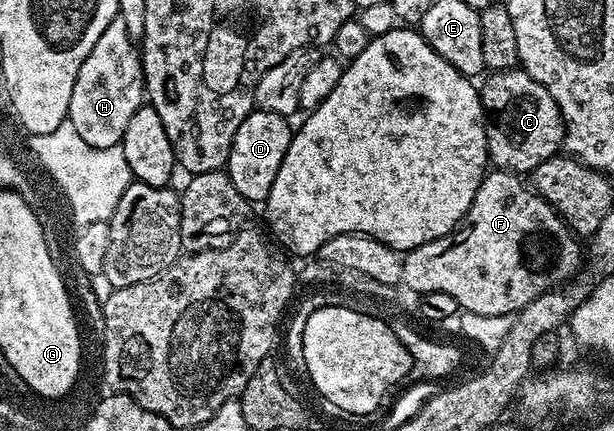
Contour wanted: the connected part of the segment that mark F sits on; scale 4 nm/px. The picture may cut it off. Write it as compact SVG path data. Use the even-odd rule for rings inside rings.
M491 169L486 177L482 179L480 188L476 188L476 196L472 200L468 212L462 217L462 221L458 223L455 229L442 238L432 240L428 244L420 244L420 248L405 251L402 259L401 285L403 287L407 286L410 290L415 290L415 295L418 296L428 293L447 293L448 296L452 296L453 300L458 302L459 307L465 312L476 312L480 316L504 316L505 314L513 316L528 304L532 304L532 300L536 300L536 296L544 296L544 292L557 290L559 286L569 283L584 265L583 243L578 235L567 226L561 214L554 211L554 205L551 202L544 201L537 190L531 188L527 183L526 187L522 182L525 181L519 175L511 174L508 170Z

